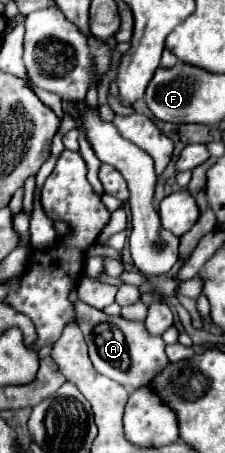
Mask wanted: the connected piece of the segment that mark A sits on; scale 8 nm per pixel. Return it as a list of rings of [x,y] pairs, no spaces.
[[[76,302],[74,306],[78,314],[78,326],[90,348],[92,364],[96,366],[96,370],[100,370],[100,374],[120,382],[128,390],[134,390],[150,384],[160,374],[160,370],[168,366],[168,358],[164,354],[164,340],[160,336],[148,334],[142,322],[130,322],[122,316],[108,316],[102,310],[96,310],[84,302]]]

